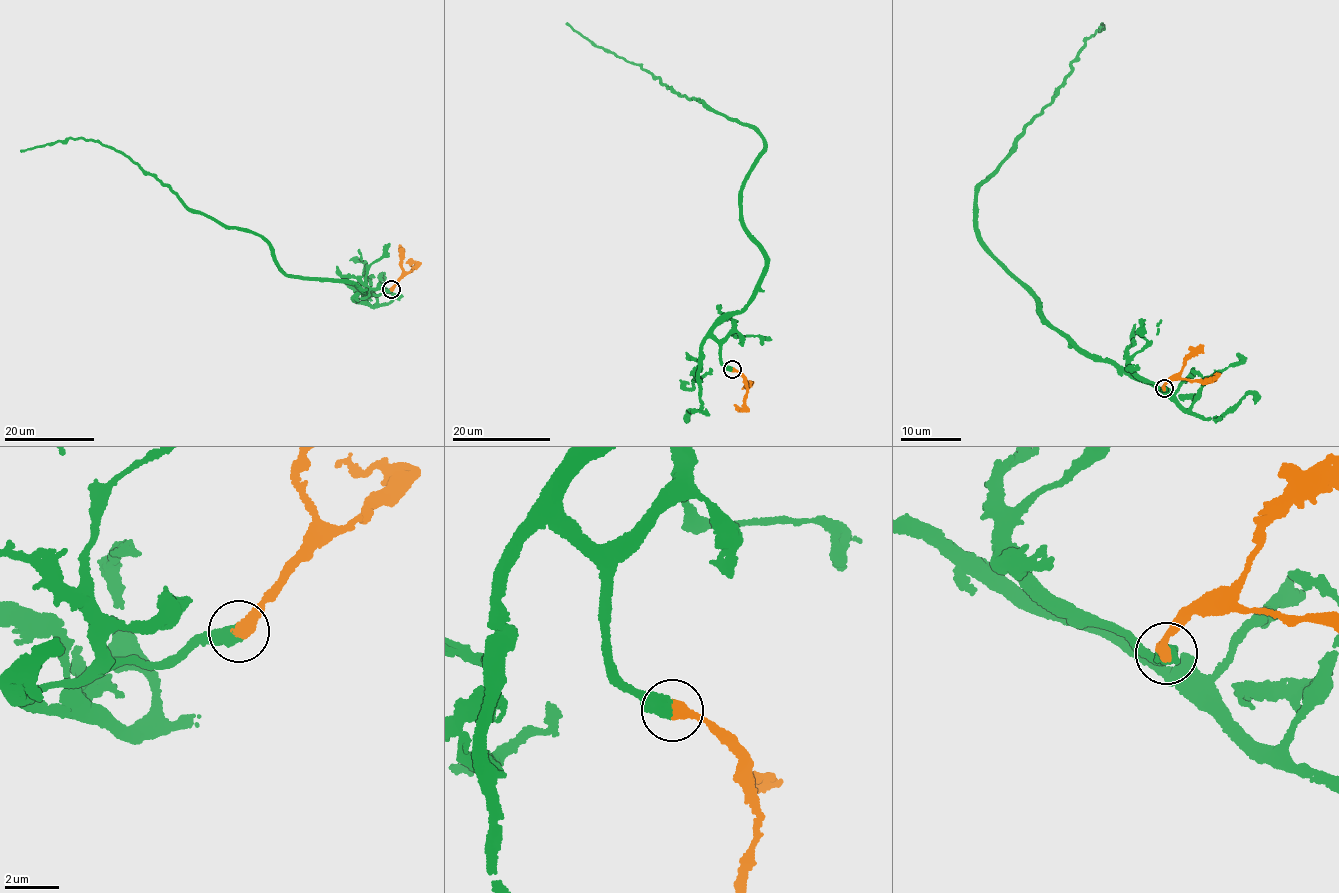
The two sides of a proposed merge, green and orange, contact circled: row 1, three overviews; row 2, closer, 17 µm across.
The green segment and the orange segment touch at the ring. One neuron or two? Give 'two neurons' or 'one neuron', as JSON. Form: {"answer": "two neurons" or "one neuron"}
{"answer": "one neuron"}

